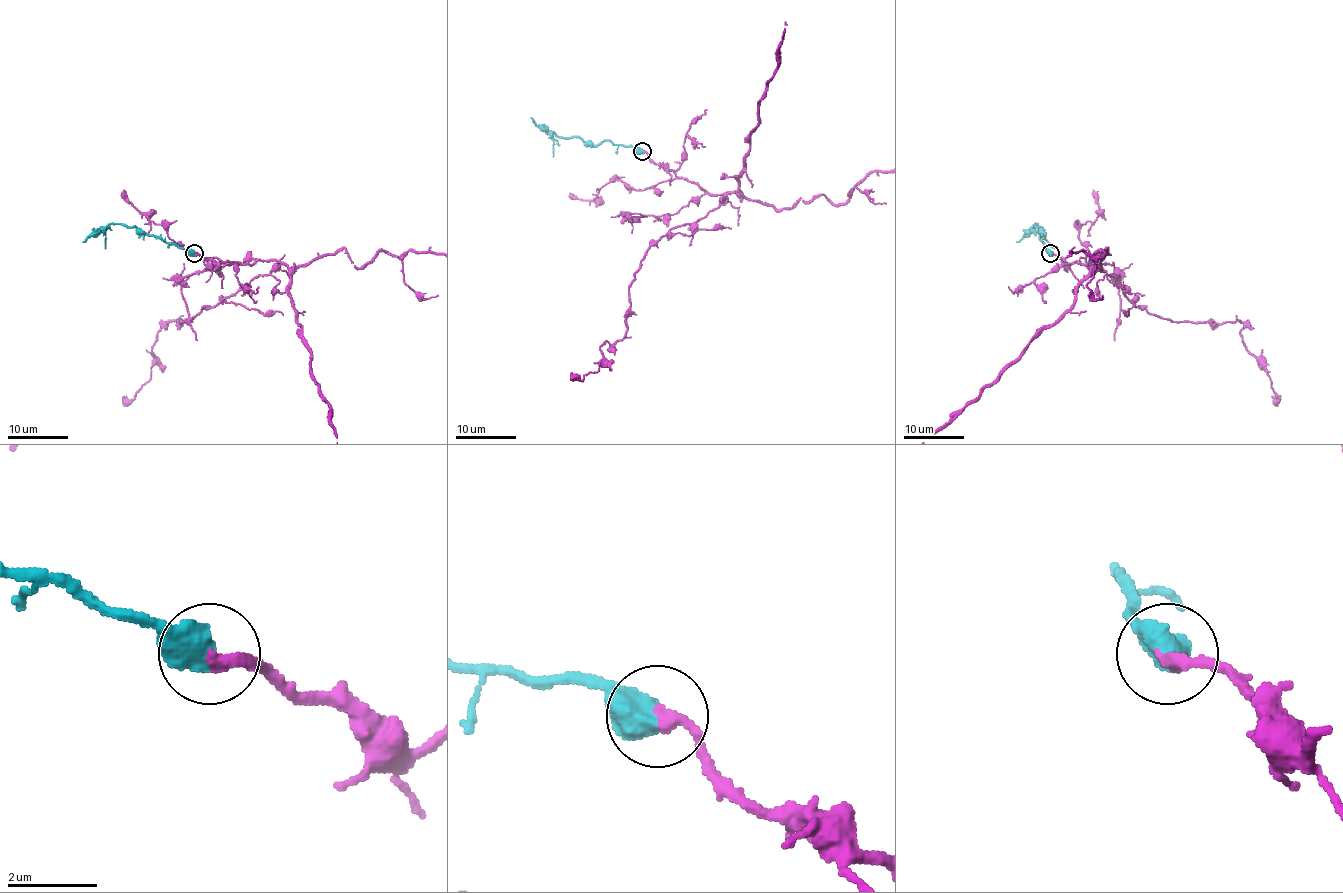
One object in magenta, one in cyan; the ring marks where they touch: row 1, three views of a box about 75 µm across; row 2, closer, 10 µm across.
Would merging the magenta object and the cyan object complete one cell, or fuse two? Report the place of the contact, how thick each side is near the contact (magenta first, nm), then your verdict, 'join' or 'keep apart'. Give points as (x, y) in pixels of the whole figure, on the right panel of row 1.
(1050, 253) | 320/650 nm | join

